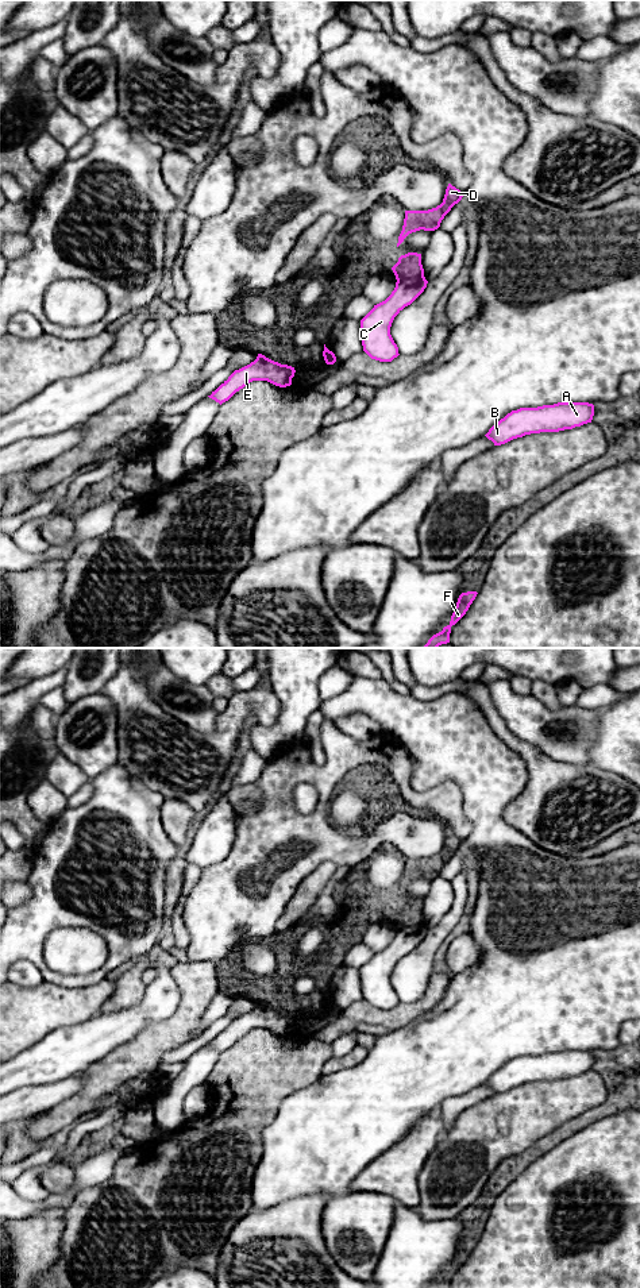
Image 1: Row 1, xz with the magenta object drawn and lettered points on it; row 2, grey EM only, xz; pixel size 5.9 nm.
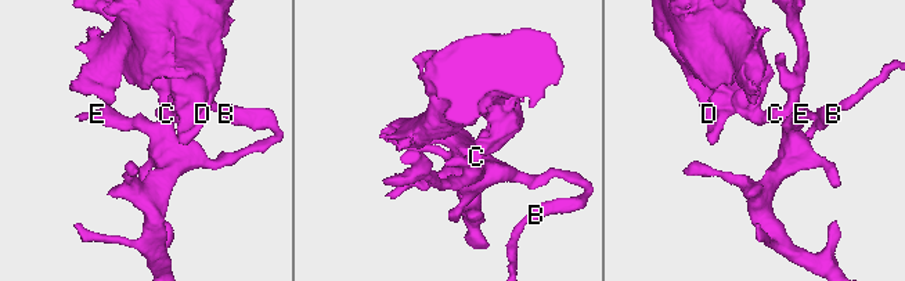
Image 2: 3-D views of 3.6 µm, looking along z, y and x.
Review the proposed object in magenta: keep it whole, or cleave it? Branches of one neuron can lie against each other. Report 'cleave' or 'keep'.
cleave

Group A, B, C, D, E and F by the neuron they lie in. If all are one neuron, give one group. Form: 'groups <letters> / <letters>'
groups A B C E F / D

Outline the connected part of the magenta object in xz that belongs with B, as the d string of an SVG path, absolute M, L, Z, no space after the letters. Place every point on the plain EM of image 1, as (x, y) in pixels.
M558 1050L537 1056L512 1058L485 1083L494 1094L531 1081L559 1080L591 1071L594 1053L589 1050Z

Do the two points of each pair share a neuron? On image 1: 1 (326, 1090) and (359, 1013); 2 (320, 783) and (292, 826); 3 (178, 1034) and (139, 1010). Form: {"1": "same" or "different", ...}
{"1": "different", "2": "same", "3": "different"}

